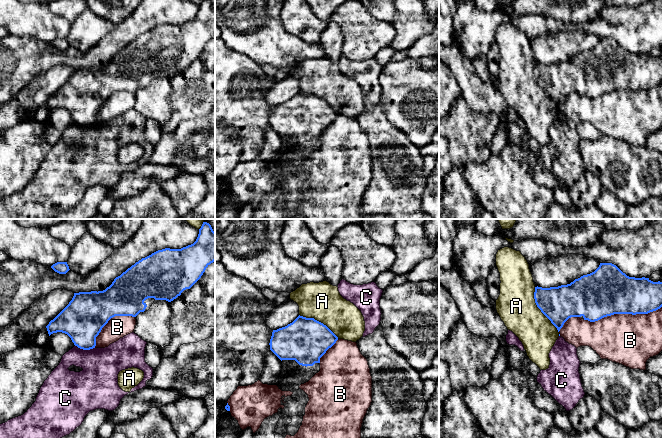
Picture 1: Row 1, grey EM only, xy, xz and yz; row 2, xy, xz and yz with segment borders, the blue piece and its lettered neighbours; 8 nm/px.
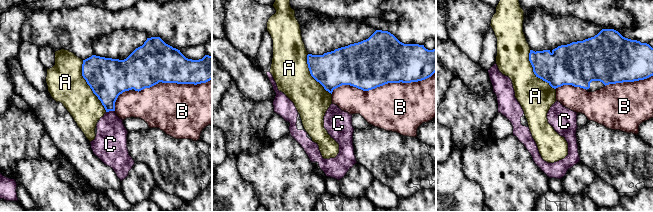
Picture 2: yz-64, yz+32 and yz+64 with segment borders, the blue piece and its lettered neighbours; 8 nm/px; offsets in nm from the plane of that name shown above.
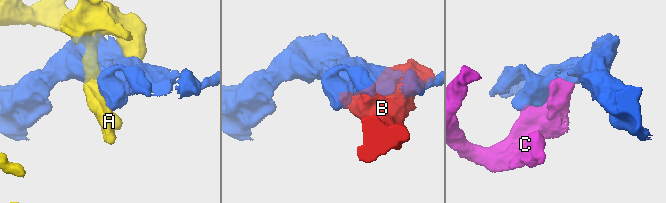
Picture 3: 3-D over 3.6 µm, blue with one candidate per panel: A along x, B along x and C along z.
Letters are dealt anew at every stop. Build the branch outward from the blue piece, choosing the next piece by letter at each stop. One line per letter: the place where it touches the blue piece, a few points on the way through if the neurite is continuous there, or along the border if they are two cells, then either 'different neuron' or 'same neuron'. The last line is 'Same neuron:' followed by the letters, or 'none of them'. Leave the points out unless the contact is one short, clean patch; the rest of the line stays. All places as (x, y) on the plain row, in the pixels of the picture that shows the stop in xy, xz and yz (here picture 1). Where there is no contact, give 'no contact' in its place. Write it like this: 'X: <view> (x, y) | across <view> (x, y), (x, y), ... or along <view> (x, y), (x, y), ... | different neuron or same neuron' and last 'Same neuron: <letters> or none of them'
A: yz (540, 85) | different neuron
B: yz (622, 89) | same neuron
C: xy (85, 125) | along xy (75, 121), (83, 125), (94, 124) | different neuron
Same neuron: B

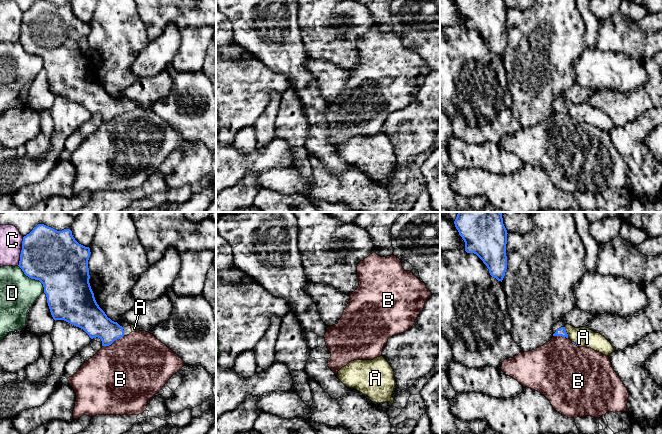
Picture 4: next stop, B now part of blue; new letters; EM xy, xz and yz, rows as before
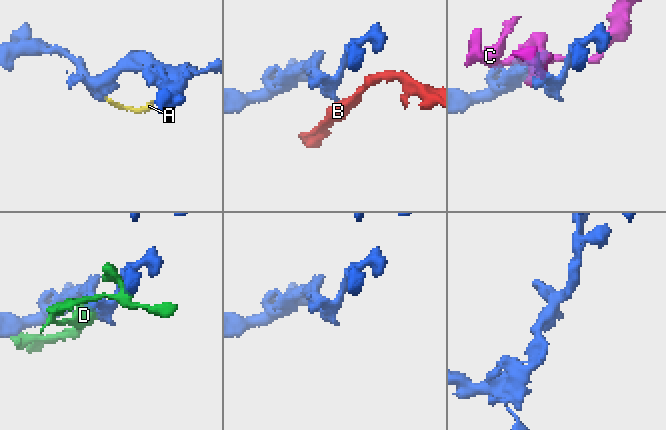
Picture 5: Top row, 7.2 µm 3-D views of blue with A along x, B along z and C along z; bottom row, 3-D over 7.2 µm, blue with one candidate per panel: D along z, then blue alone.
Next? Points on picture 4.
A: yz (566, 108) | across yz (561, 107), (566, 108), (583, 113) | same neuron
B: xy (112, 118) | along xy (123, 111), (110, 120), (102, 122) | different neuron
C: xy (21, 27) | different neuron
D: xy (33, 54) | different neuron
Same neuron: A

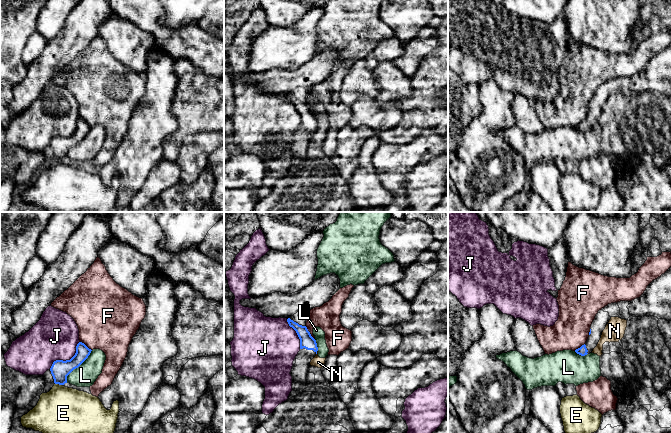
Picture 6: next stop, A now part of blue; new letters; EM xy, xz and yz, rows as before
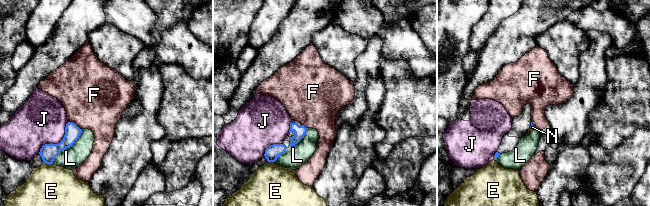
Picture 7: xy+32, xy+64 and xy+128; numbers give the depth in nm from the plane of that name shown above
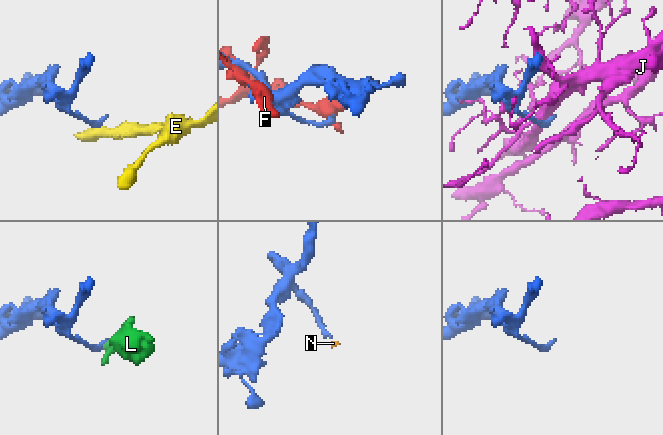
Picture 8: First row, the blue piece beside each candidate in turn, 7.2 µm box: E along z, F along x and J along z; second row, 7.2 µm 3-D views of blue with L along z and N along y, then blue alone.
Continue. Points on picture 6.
E: xy (59, 160) | along xy (55, 159), (62, 161) | different neuron
F: xz (309, 109) | different neuron
J: xy (67, 136) | different neuron
L: xy (77, 143) | different neuron
N: xz (316, 128) | along xz (317, 126), (316, 130) | different neuron
Same neuron: none of them

